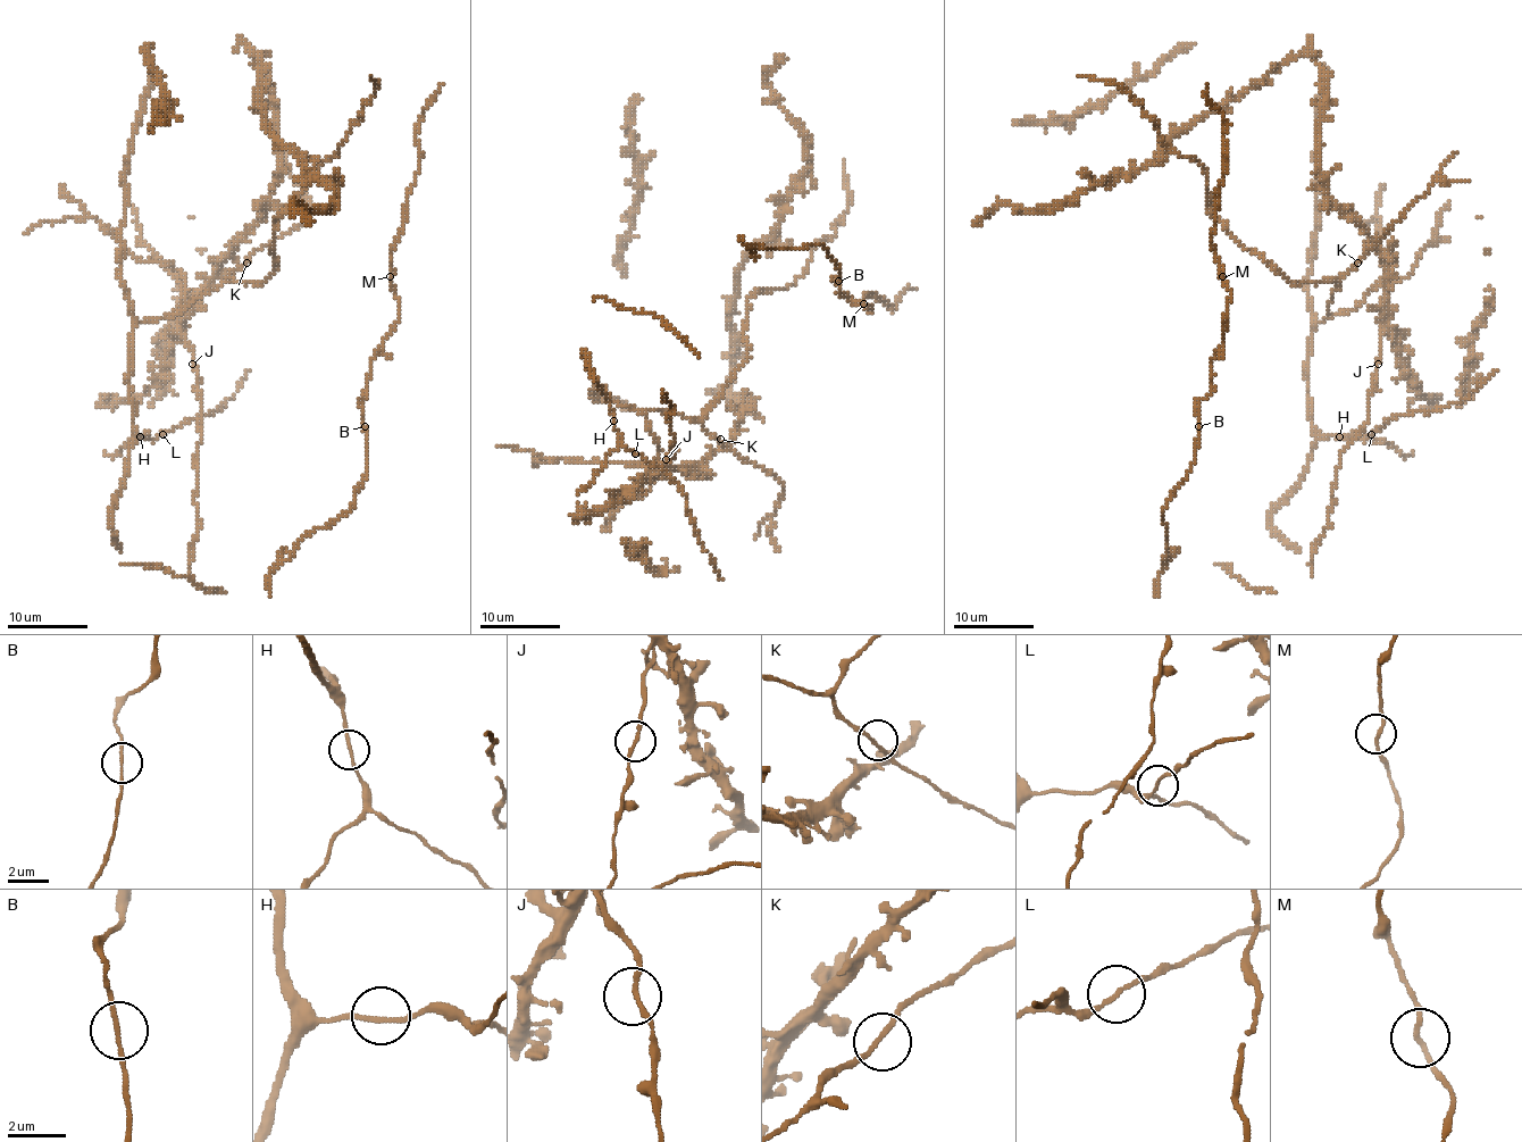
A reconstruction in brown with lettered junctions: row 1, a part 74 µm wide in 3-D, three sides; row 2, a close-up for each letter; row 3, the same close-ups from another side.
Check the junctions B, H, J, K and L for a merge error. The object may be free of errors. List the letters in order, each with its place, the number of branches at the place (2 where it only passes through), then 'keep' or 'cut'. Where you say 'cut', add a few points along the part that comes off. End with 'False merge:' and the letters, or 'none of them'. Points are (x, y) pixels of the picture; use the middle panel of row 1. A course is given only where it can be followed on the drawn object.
B: at (838, 281); 2 branches meet; keep
H: at (613, 421); 2 branches meet; keep
J: at (666, 459); 2 branches meet; keep
K: at (720, 439); 2 branches meet; keep
L: at (635, 453); 2 branches meet; keep
False merge: none of them

